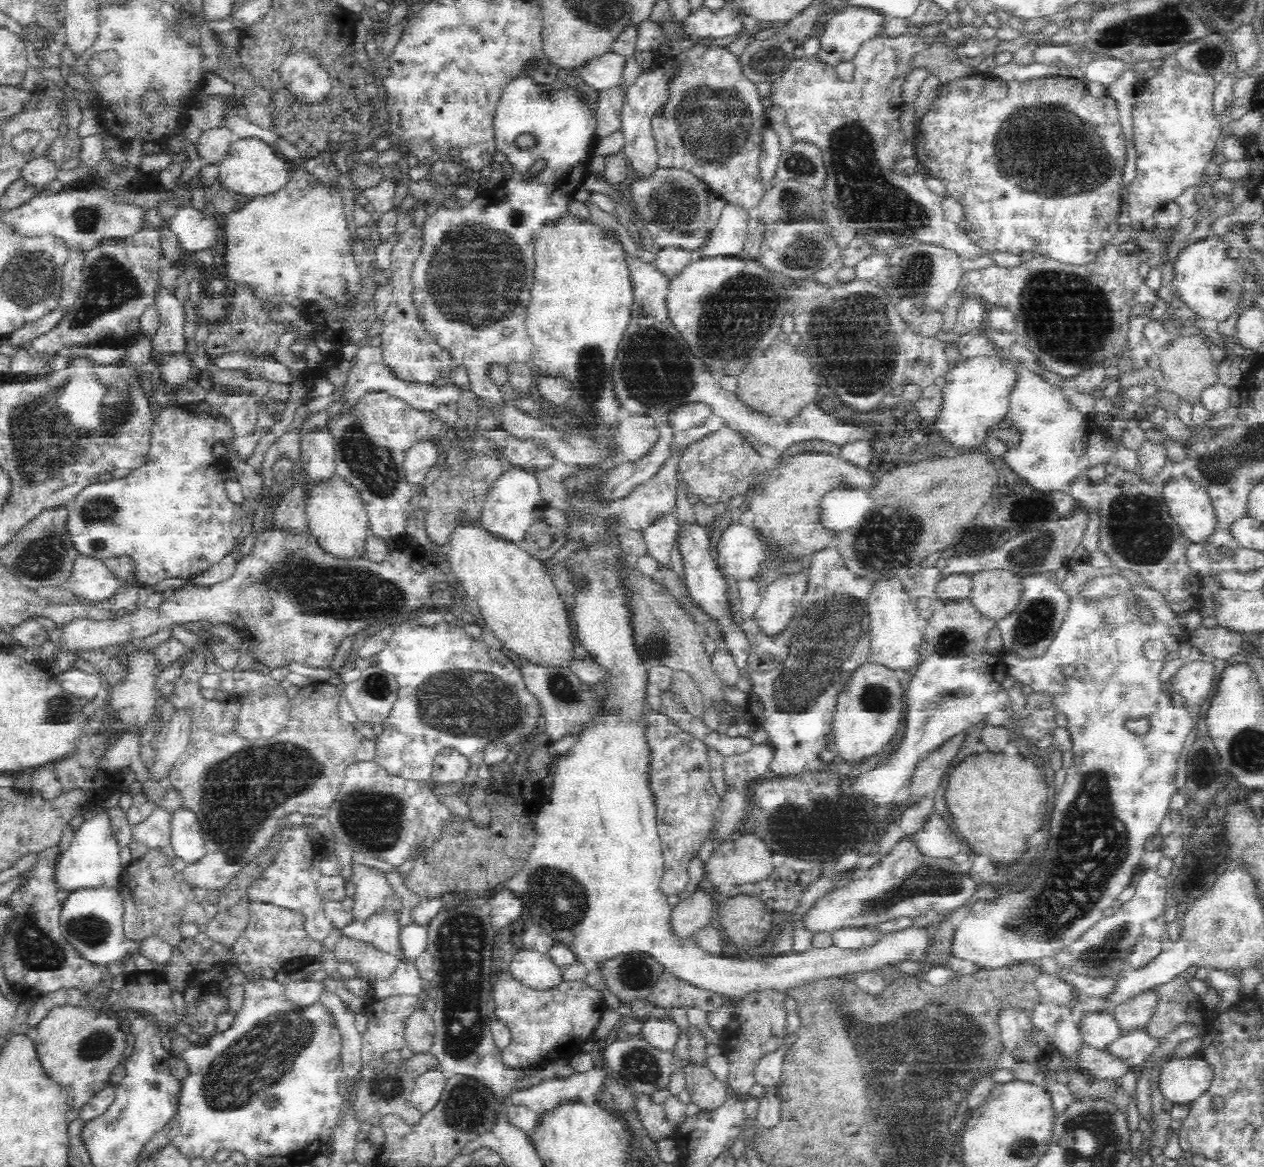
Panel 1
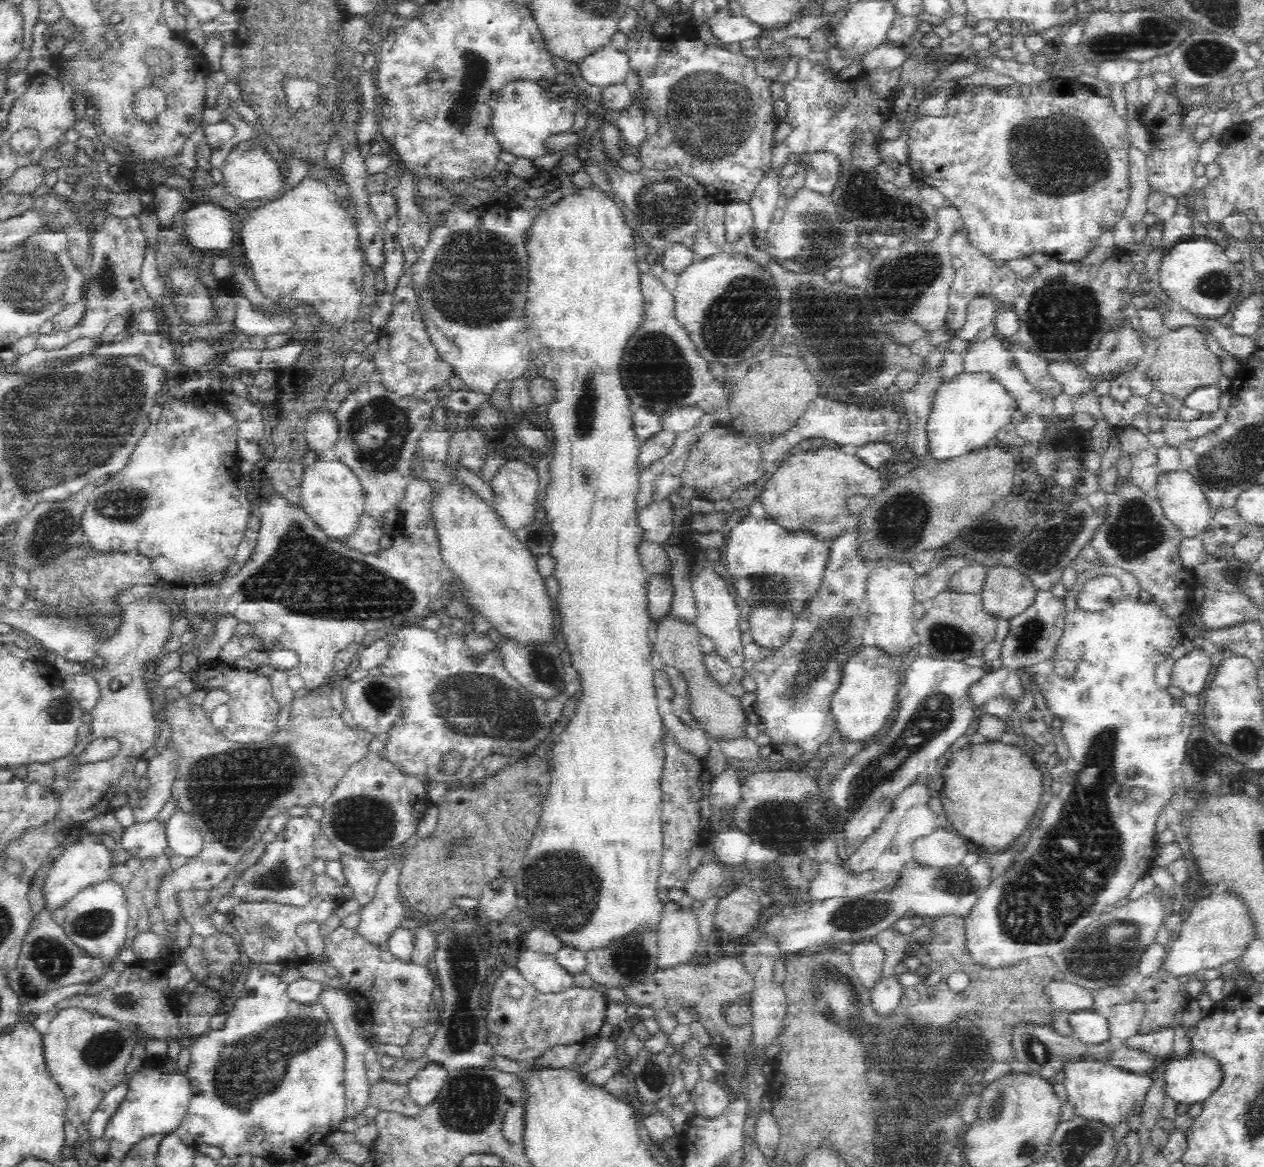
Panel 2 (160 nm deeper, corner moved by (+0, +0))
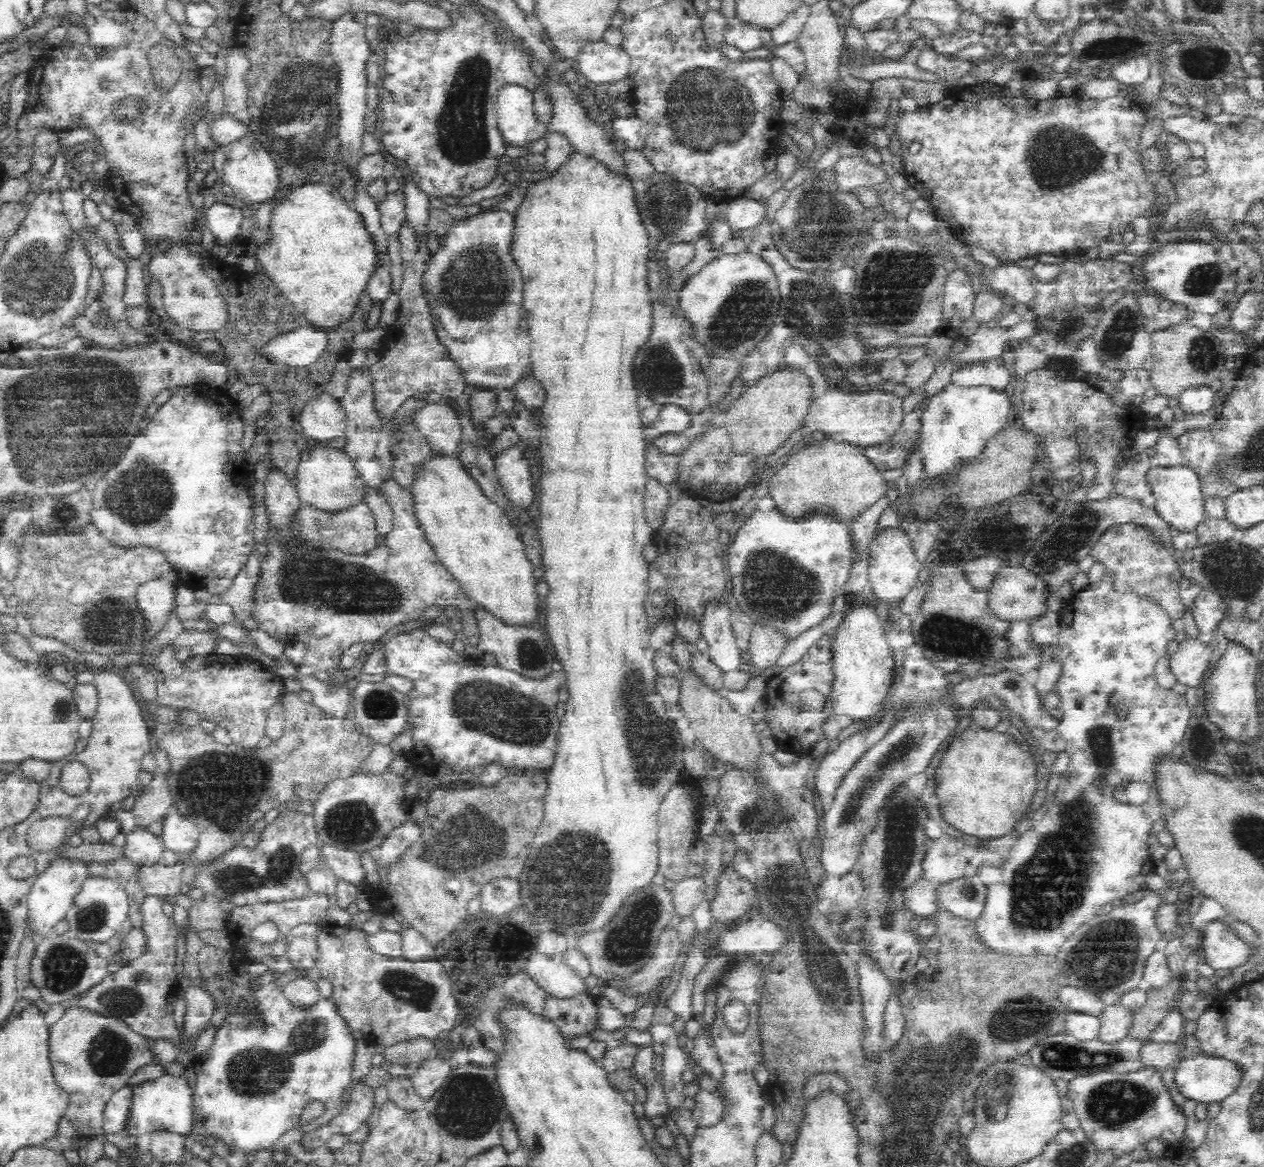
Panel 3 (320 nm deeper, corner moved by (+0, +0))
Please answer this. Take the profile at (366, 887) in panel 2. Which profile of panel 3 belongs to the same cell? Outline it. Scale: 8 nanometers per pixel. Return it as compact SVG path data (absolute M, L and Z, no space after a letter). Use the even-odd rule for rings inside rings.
M323 845L322 857L338 880L343 880L356 887L367 882L360 856L352 850Z

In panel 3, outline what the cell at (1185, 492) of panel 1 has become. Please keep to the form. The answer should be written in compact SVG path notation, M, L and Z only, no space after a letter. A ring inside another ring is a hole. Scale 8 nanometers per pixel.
M1184 465L1170 468L1152 467L1148 470L1146 479L1152 487L1156 512L1169 526L1171 536L1178 536L1182 532L1195 532L1199 524L1206 518L1205 496L1196 472Z

